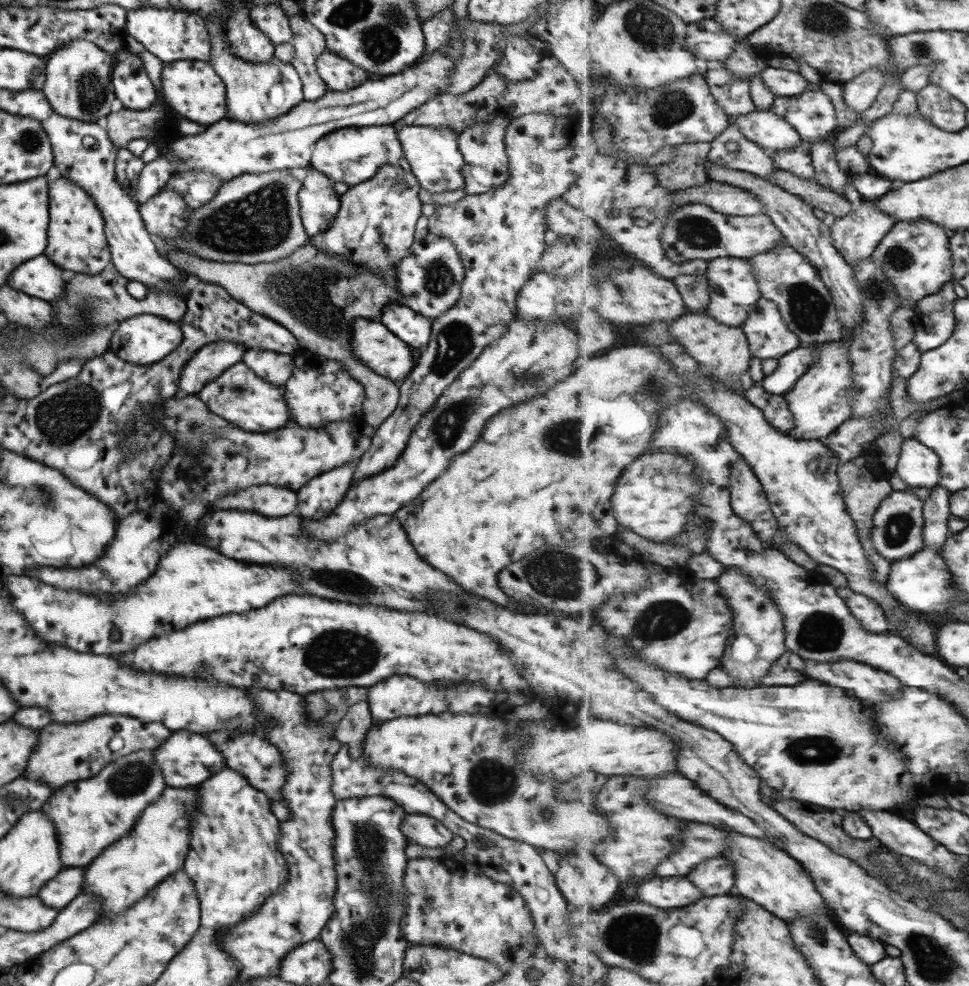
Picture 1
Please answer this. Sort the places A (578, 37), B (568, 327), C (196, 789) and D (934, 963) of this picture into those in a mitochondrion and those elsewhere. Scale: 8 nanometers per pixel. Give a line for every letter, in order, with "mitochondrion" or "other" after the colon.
A: other
B: other
C: other
D: mitochondrion

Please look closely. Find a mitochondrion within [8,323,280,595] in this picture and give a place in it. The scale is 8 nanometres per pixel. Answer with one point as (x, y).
(63, 419)

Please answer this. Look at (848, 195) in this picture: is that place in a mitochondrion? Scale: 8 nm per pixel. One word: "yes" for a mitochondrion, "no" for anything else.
no

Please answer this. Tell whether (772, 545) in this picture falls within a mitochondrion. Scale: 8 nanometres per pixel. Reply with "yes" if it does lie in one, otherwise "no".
no

